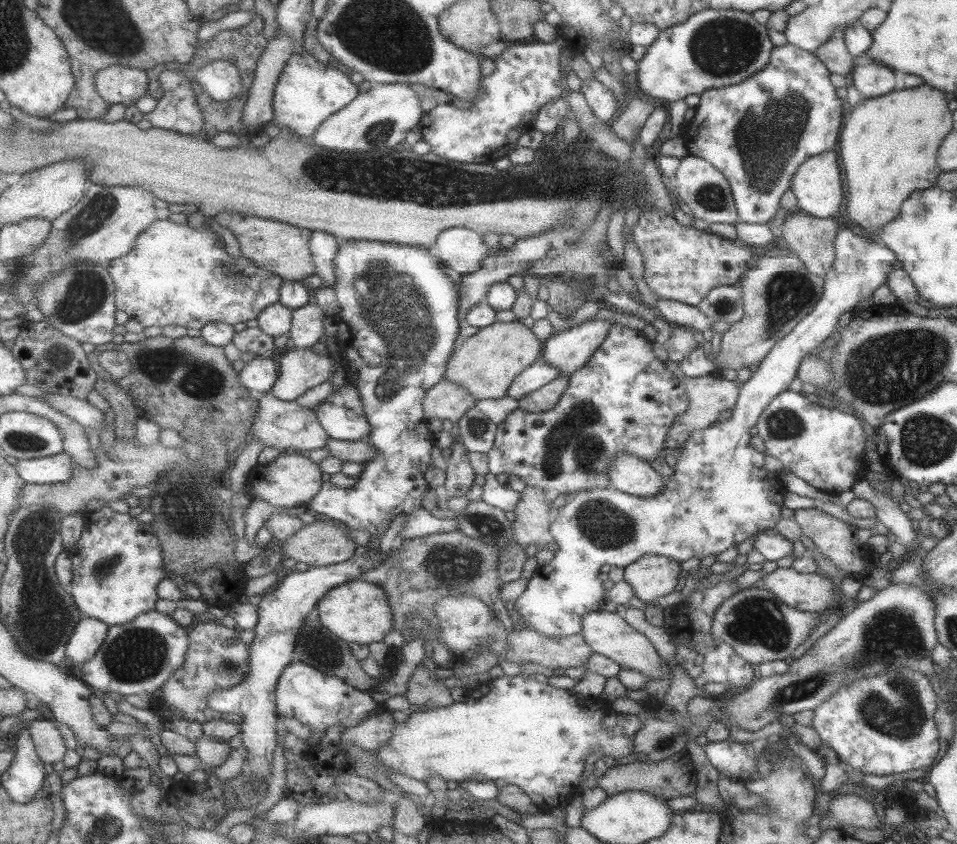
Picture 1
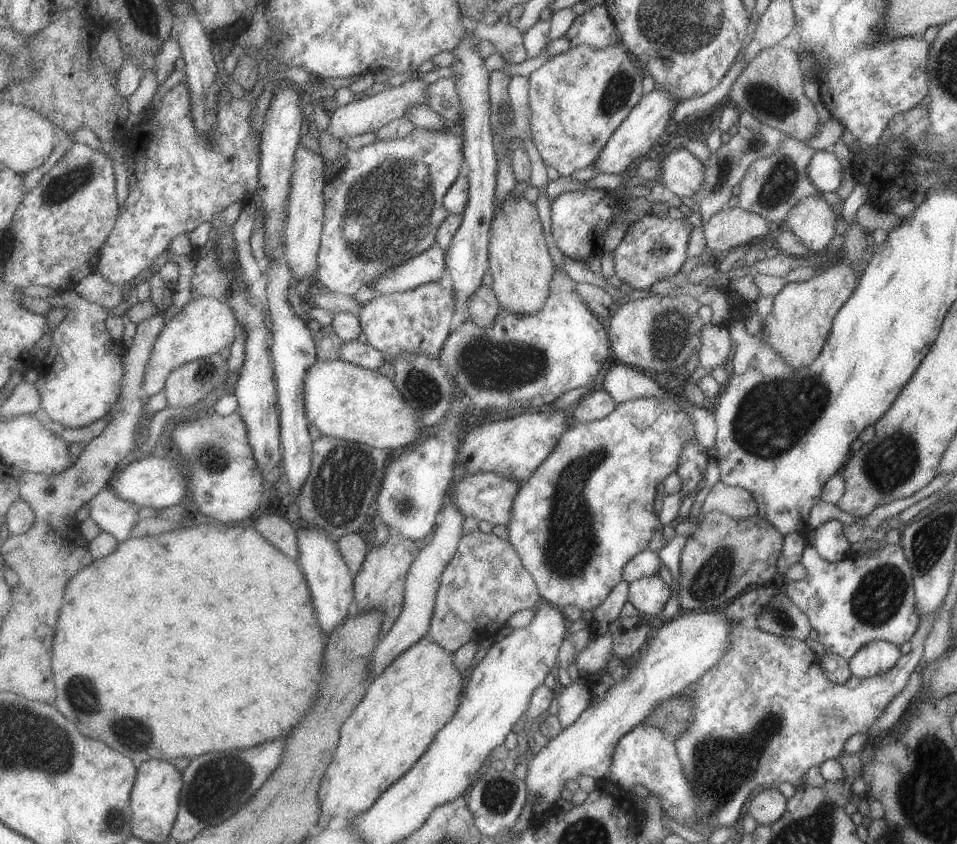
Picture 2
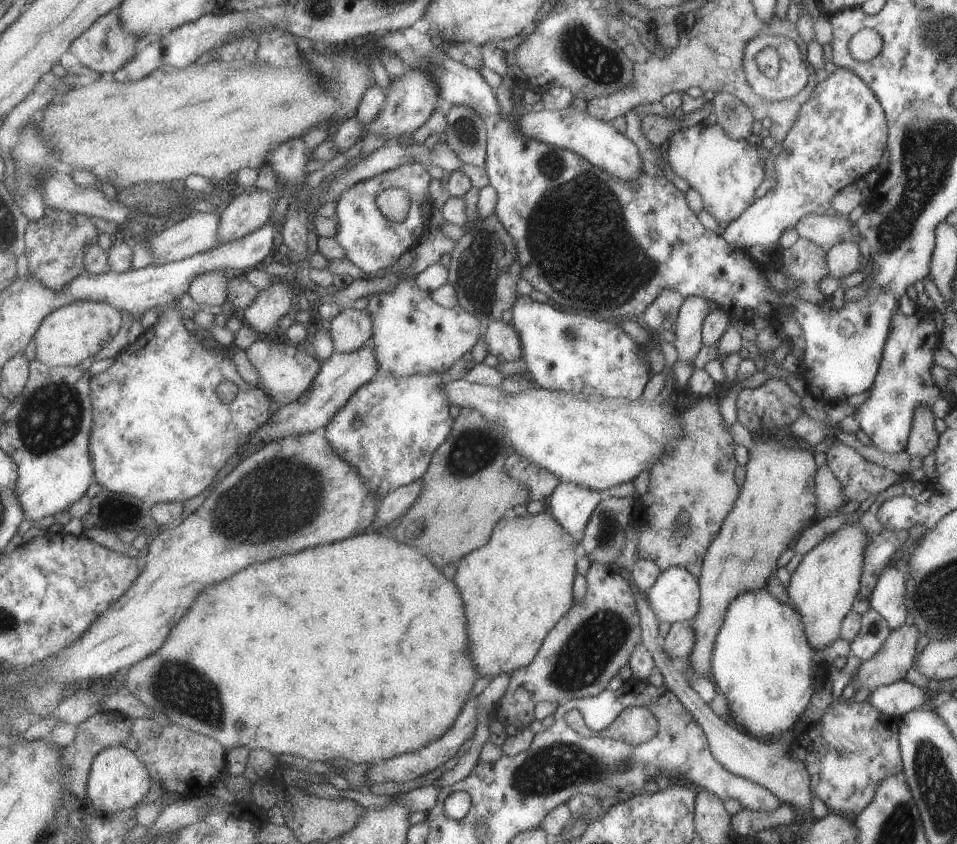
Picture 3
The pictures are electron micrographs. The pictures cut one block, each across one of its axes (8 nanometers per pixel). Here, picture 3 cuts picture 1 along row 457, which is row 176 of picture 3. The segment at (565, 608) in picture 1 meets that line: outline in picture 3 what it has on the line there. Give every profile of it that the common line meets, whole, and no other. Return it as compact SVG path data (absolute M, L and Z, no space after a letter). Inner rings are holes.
M703 122L678 129L669 136L667 148L667 164L669 168L683 180L689 188L696 190L702 198L702 208L718 222L731 222L741 212L755 202L755 190L763 182L763 165L765 153L758 145L750 145L746 139L734 140L723 132L717 123L704 125Z

